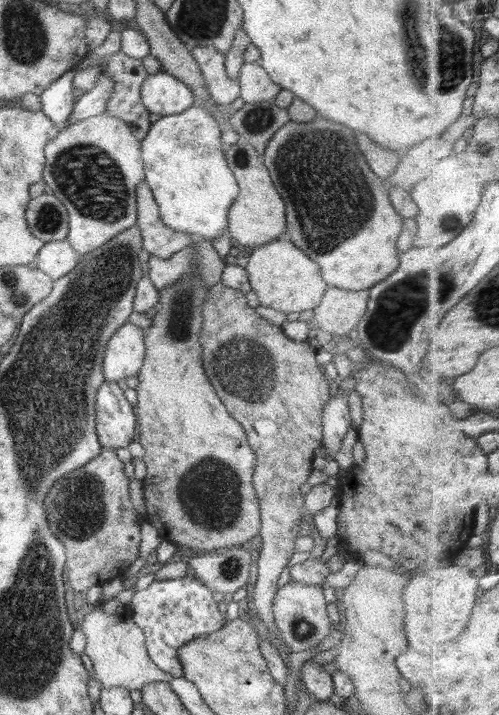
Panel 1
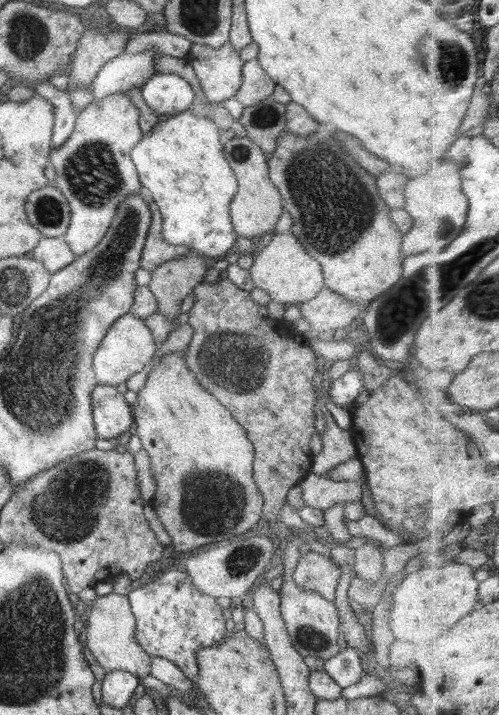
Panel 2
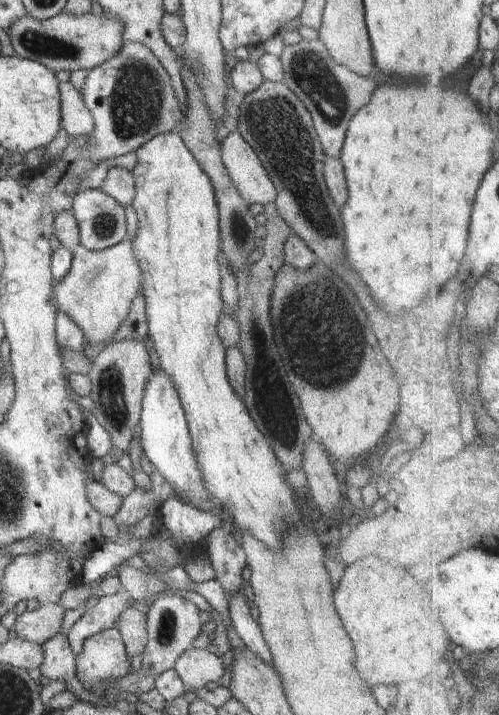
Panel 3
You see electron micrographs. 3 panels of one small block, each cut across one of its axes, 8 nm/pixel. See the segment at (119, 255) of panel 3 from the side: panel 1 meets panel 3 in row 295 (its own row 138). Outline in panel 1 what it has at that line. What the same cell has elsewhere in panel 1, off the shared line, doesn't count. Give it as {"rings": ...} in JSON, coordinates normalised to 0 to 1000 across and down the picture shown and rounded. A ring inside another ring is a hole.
{"rings":[[[212,157],[148,169],[92,201],[86,250],[132,290],[138,302],[132,337],[156,357],[168,358],[202,347],[228,330],[275,313],[273,263],[291,252],[281,203],[283,197],[261,185],[257,172]]]}

